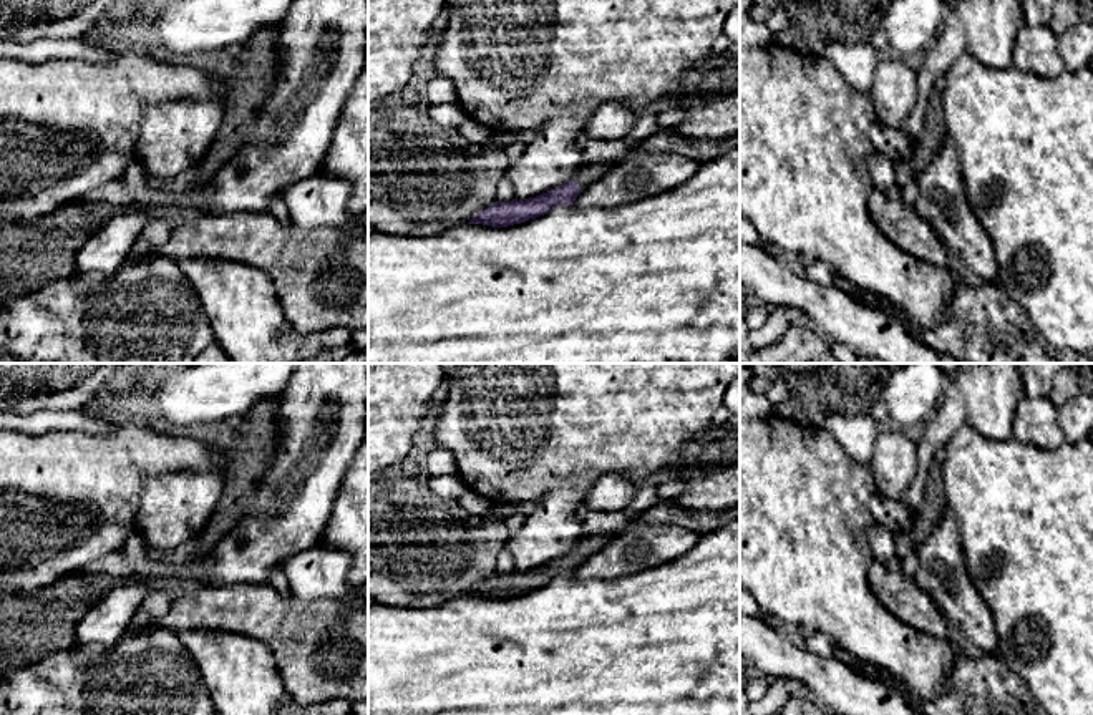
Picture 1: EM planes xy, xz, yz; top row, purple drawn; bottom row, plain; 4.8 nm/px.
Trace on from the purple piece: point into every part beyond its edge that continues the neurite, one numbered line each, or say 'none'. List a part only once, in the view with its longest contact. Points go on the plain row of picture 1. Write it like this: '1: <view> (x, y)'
1: xz (587, 544)

